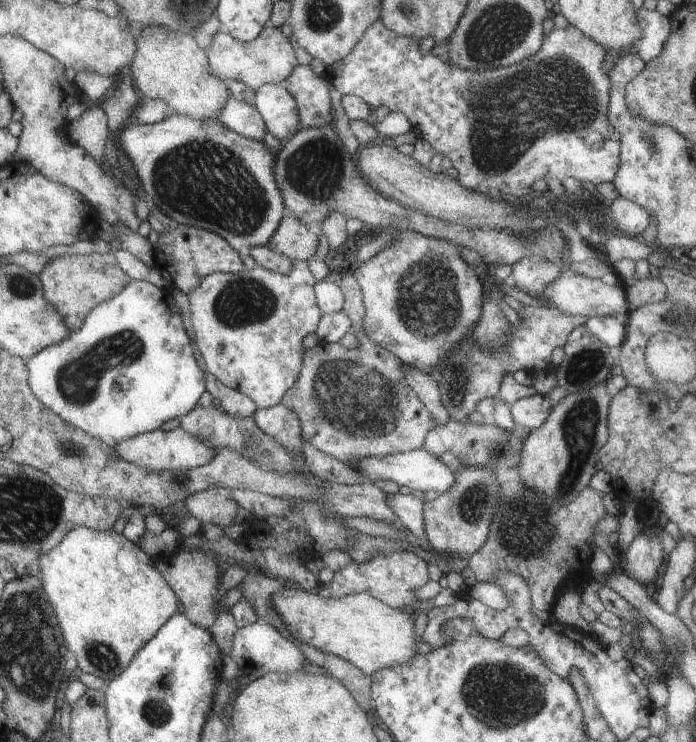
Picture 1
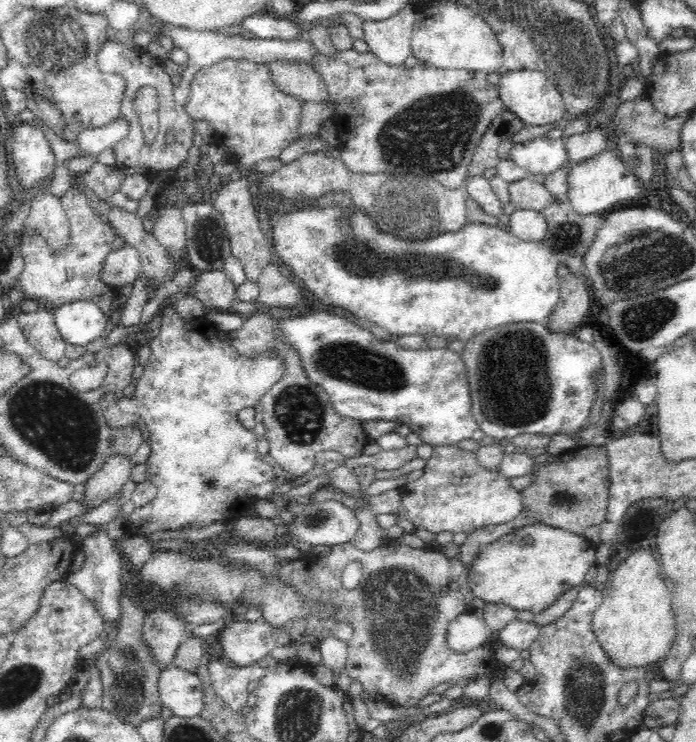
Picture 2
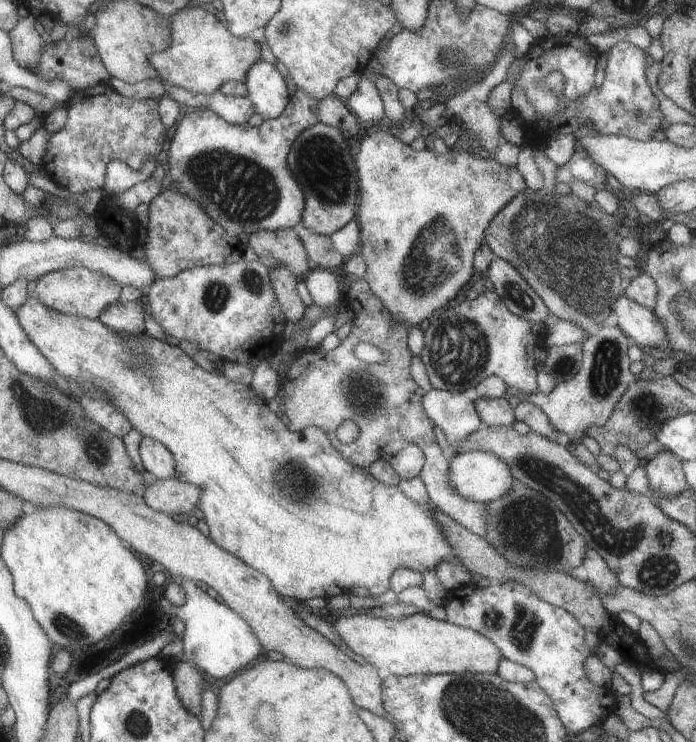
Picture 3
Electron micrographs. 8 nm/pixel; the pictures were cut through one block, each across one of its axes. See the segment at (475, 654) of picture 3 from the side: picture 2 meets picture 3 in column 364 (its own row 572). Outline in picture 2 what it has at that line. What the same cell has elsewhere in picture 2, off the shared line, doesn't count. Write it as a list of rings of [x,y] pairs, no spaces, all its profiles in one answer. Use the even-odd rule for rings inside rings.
[[[640,548],[626,557],[610,575],[602,604],[593,612],[591,632],[607,660],[617,668],[646,668],[662,662],[675,638],[671,616],[671,592],[658,575],[656,552]]]

